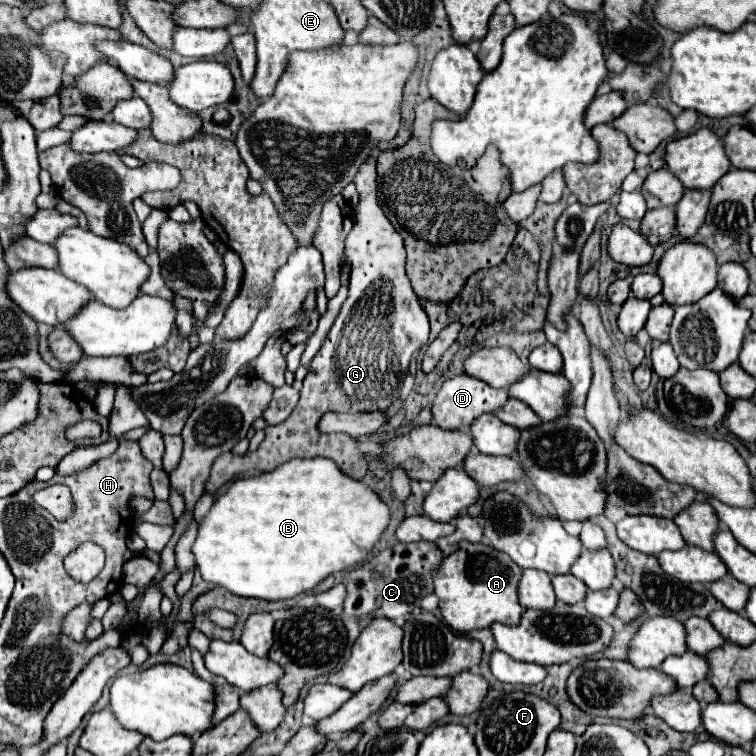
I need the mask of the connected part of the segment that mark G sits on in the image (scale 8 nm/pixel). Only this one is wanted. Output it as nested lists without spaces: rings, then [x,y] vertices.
[[[373,154],[367,158],[363,168],[359,168],[353,182],[359,192],[359,204],[353,208],[355,224],[345,240],[345,254],[351,262],[349,296],[309,366],[299,404],[283,424],[265,428],[265,440],[255,452],[247,452],[243,458],[235,458],[233,452],[219,456],[211,466],[211,476],[205,484],[207,492],[223,490],[233,476],[245,470],[269,472],[293,458],[323,456],[335,460],[339,470],[353,480],[365,476],[367,462],[363,462],[363,456],[357,452],[357,440],[345,434],[323,434],[317,430],[317,422],[329,410],[381,410],[399,400],[409,360],[413,352],[429,340],[429,320],[409,284],[409,278],[405,276],[403,238],[377,204],[377,172]]]

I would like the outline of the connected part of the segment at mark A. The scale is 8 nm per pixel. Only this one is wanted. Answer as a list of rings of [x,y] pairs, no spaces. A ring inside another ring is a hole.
[[[459,544],[457,552],[445,556],[433,576],[433,592],[439,598],[439,610],[445,622],[457,632],[471,632],[489,628],[493,622],[519,624],[521,604],[517,600],[517,582],[521,568],[503,552],[487,544]]]

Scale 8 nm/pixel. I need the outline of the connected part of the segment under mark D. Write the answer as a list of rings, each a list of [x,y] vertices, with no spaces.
[[[457,374],[451,376],[443,382],[441,390],[435,396],[433,402],[433,420],[439,428],[445,430],[459,430],[459,428],[467,428],[473,418],[477,418],[483,412],[493,412],[495,408],[499,408],[505,400],[507,400],[507,392],[505,390],[497,390],[491,388],[487,382],[479,380],[479,378],[471,378],[469,374]]]

